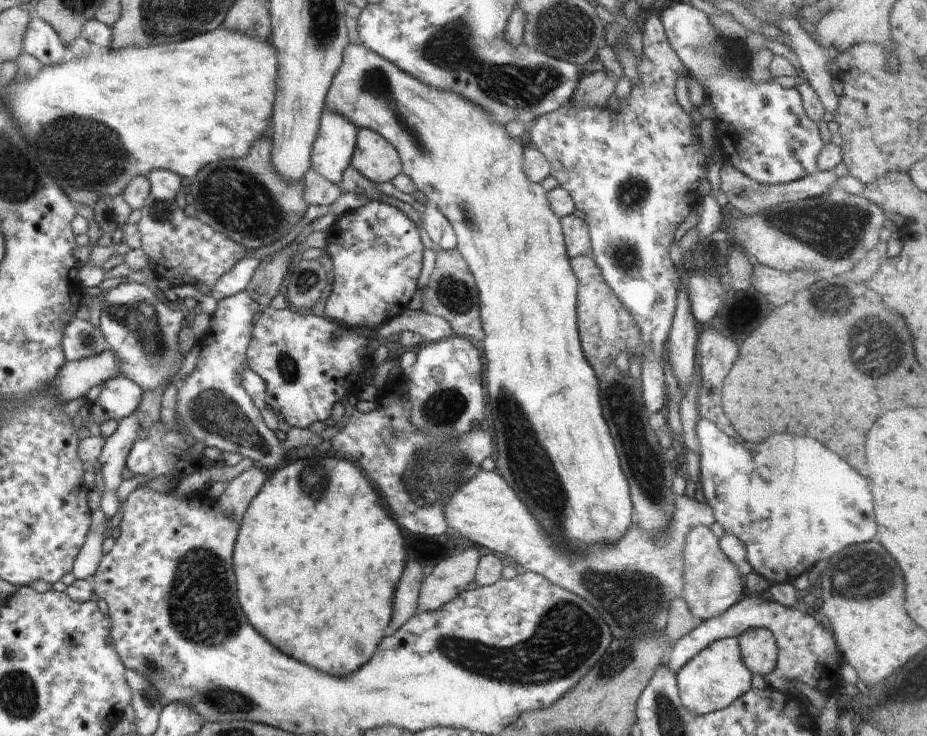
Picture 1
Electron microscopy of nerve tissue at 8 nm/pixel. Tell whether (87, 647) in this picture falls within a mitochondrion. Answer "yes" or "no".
no

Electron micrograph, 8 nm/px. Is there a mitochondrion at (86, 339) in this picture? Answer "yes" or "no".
yes

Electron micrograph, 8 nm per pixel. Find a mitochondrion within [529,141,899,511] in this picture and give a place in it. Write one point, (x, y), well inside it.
(834, 228)

